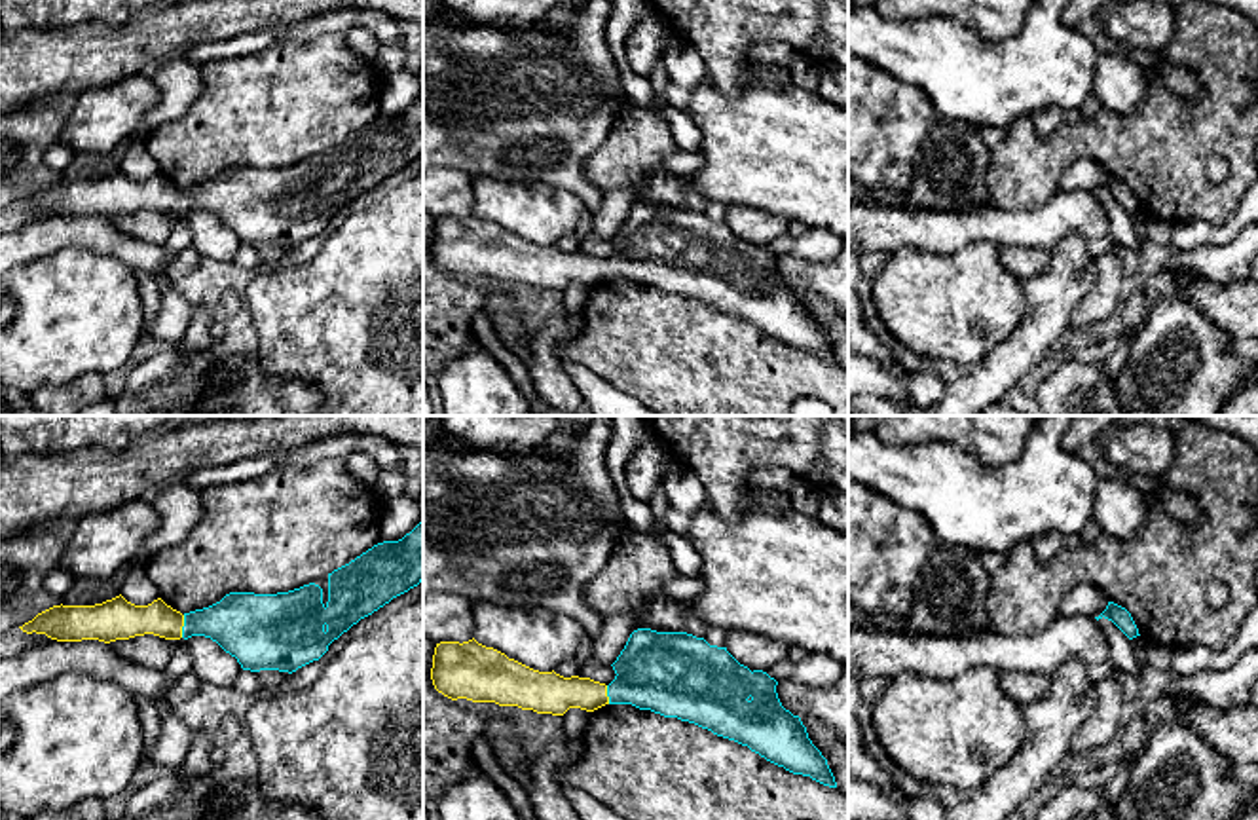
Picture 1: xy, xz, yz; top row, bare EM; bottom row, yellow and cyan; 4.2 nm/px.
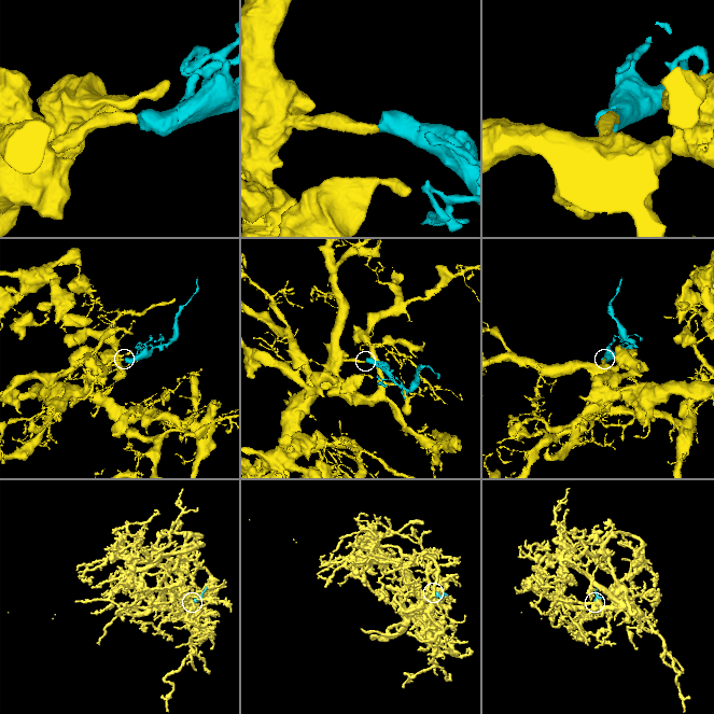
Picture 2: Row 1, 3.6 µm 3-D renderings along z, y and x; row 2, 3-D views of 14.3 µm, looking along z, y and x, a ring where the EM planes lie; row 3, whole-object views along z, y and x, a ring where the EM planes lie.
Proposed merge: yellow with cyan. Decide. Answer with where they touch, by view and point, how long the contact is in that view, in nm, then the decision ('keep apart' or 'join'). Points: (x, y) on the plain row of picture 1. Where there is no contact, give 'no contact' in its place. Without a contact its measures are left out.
contact xy (183, 200); length 100 nm; join

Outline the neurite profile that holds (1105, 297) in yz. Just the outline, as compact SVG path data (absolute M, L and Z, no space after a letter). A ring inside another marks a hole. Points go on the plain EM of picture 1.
M1104 252L1095 264L1097 279L1074 309L1070 328L1080 330L1108 319L1125 300L1121 292L1125 279L1121 260Z

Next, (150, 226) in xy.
M154 209L116 214L108 220L118 232L152 245L165 245L173 230L173 218Z

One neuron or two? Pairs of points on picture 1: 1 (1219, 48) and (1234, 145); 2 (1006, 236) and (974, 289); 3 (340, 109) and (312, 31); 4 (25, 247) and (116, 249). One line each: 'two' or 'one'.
1: one
2: two
3: two
4: one

